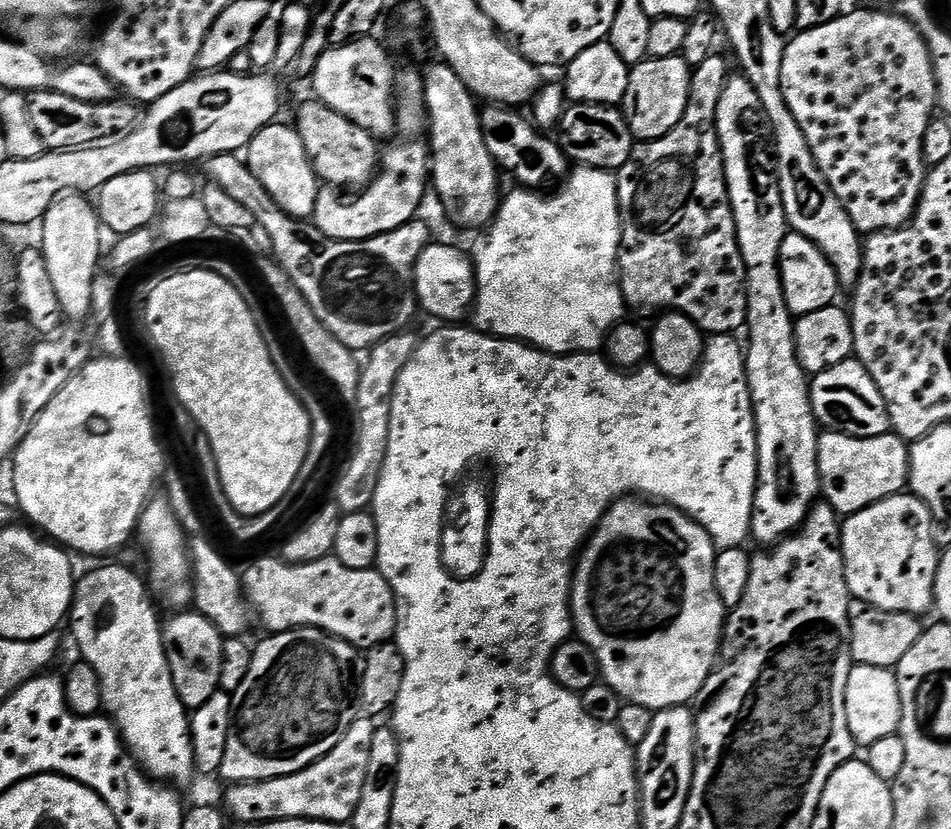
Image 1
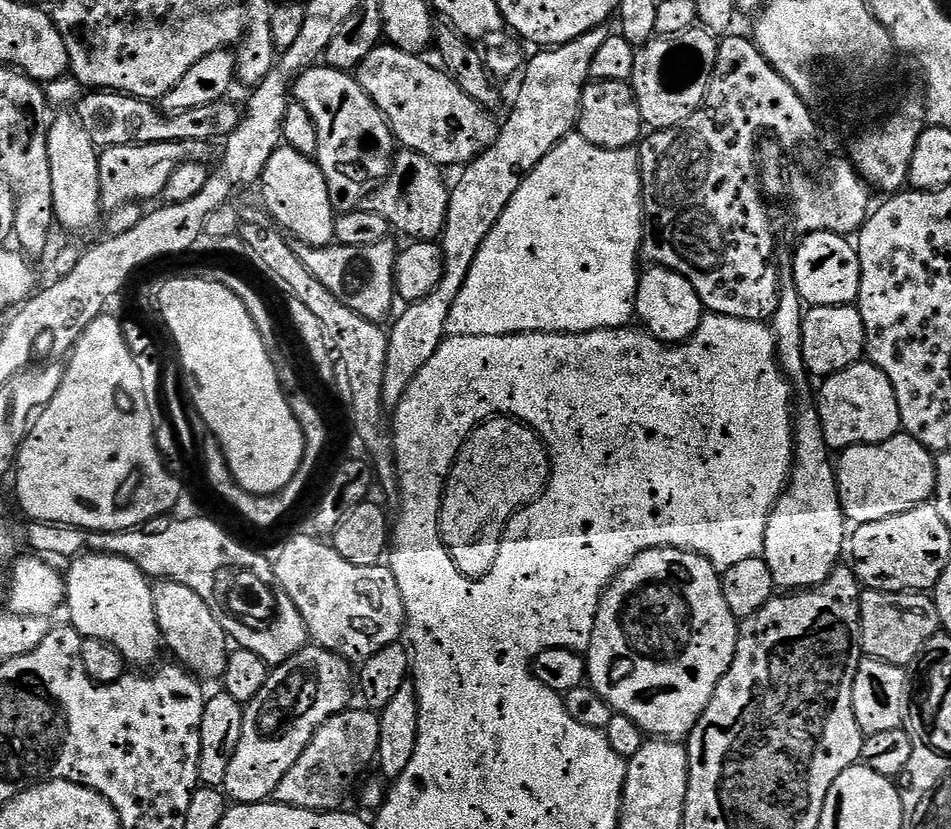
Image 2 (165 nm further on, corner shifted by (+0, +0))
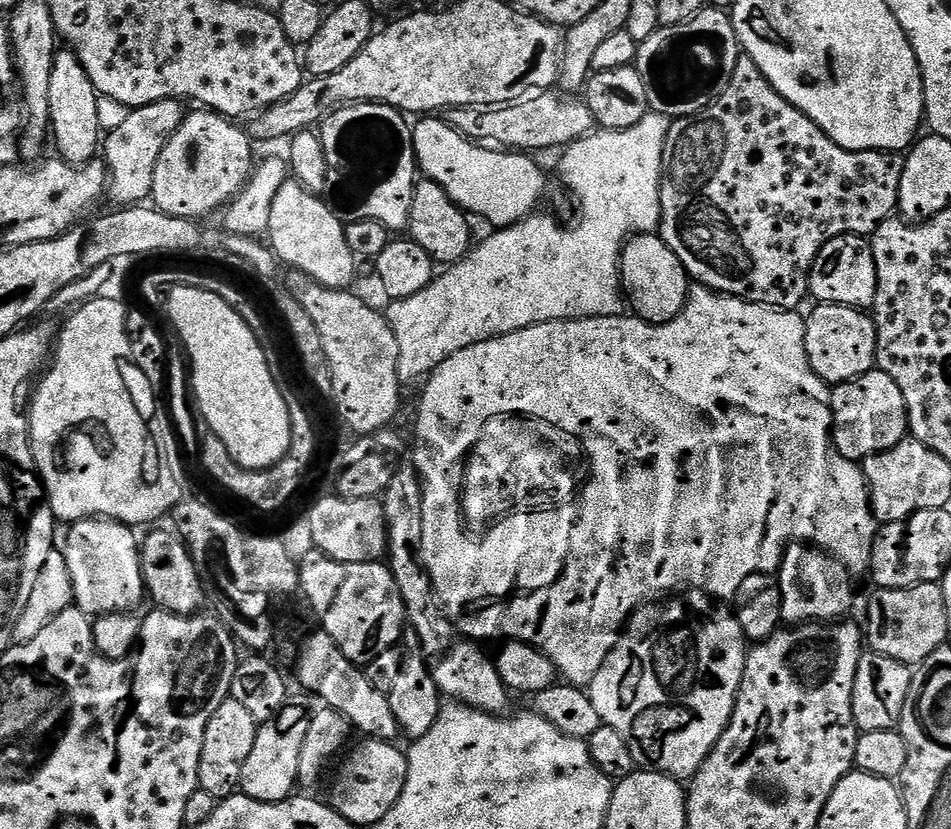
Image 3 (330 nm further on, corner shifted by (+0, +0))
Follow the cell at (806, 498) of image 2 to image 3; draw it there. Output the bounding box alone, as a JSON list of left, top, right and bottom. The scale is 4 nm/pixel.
[778,542,852,626]

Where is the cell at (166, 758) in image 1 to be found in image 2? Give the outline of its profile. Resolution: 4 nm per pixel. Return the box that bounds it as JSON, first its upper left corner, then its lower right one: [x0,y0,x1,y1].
[66,554,162,665]

